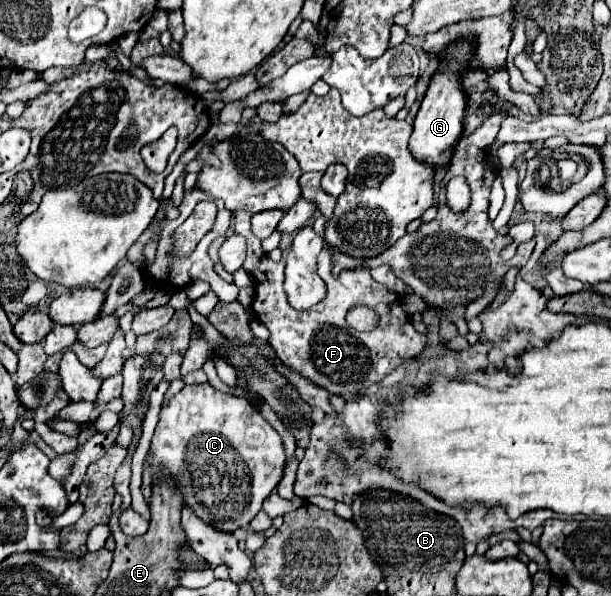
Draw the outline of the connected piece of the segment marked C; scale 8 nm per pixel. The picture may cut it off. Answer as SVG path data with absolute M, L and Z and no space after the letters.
M210 384L184 386L168 400L168 404L160 410L160 420L148 454L152 456L152 484L158 484L164 478L174 480L174 484L182 488L182 504L186 504L200 520L226 534L232 534L254 520L254 516L262 510L264 500L278 486L286 462L282 438L262 418L262 414L246 398L224 394Z

